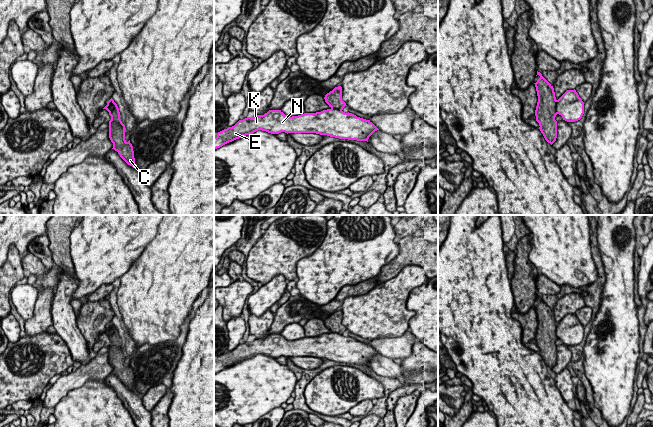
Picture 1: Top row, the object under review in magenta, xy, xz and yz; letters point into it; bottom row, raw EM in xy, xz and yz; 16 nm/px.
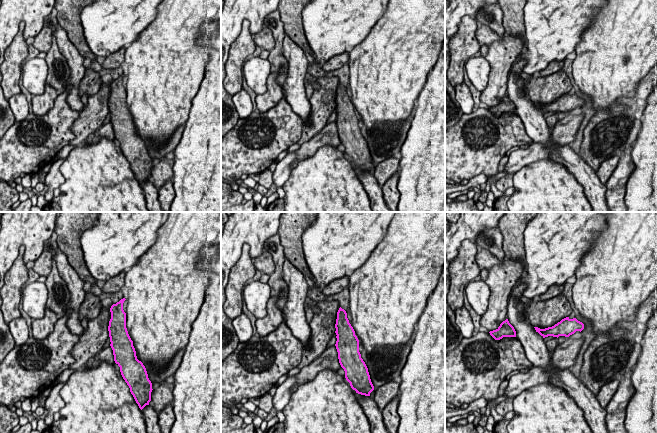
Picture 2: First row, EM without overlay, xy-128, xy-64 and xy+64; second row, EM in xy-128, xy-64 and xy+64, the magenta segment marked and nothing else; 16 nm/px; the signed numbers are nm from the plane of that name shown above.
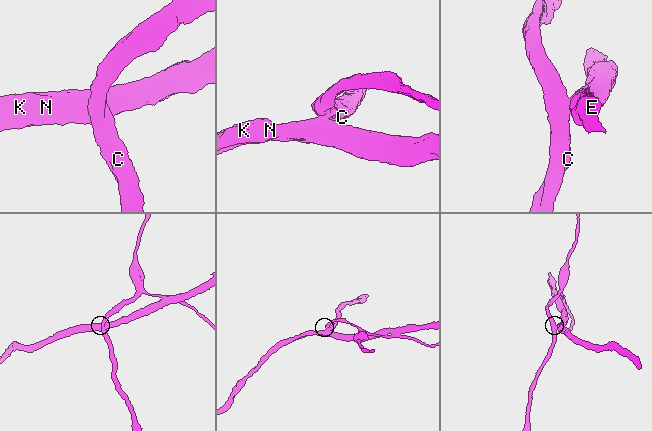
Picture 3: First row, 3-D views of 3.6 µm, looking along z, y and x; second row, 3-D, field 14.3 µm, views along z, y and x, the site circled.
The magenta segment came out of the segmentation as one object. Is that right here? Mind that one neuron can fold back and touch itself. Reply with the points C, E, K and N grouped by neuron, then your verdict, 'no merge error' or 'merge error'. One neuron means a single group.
groups C / E K N; merge error

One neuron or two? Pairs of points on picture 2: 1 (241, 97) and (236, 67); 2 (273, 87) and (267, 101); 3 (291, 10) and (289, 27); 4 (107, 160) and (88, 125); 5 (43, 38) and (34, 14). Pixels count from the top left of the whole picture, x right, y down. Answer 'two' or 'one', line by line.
1: two
2: one
3: one
4: two
5: two

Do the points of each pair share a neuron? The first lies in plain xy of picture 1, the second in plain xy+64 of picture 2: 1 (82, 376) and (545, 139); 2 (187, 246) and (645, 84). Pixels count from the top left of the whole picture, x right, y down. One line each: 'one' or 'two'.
1: two
2: two

